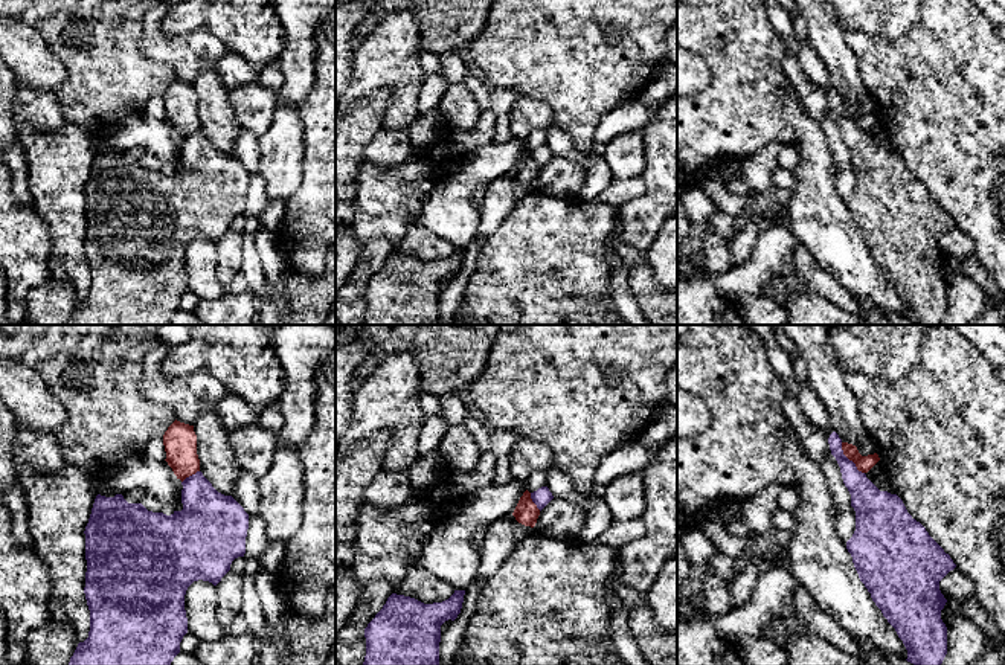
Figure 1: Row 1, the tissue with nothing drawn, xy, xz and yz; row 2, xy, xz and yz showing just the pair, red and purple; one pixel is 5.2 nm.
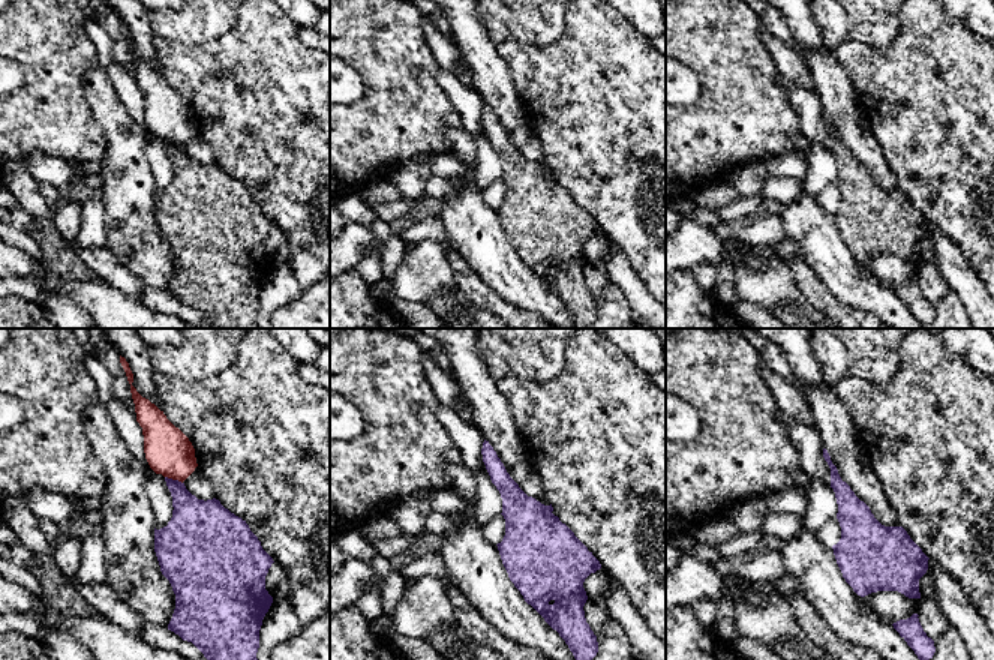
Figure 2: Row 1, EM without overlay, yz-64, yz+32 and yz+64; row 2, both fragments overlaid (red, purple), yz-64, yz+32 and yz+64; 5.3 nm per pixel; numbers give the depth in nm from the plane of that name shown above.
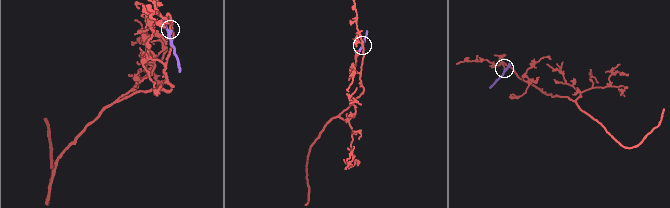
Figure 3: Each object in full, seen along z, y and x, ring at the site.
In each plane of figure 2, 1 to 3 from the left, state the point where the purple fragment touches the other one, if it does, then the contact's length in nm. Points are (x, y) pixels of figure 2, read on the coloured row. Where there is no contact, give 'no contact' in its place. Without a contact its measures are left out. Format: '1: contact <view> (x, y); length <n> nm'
1: contact yz-64 (174, 479); length 100 nm
2: no contact
3: no contact

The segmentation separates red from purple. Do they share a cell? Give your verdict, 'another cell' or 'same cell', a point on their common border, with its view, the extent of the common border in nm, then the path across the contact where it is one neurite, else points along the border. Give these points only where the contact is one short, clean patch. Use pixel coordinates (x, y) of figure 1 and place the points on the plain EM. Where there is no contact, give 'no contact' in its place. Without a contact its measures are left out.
another cell; meets red in yz at (850, 118); contact 200 nm long; border along yz (841, 101), (842, 110), (863, 131)

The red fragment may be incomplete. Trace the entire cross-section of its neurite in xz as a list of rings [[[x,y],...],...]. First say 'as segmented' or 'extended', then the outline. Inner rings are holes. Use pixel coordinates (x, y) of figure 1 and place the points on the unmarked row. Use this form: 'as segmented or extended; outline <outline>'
as segmented; outline [[[526,148],[520,156],[512,174],[515,178],[525,185],[534,186],[540,174],[540,168],[531,157],[531,151]]]

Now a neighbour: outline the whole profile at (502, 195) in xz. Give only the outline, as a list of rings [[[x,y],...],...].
[[[512,172],[491,182],[482,201],[476,239],[493,235],[519,201],[534,192],[534,186],[519,182]]]

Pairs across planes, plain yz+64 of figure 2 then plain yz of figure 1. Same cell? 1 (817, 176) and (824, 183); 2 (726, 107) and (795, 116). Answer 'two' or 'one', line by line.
1: two
2: two

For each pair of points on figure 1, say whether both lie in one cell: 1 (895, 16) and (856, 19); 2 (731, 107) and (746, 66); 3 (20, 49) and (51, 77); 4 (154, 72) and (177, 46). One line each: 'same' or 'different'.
1: same
2: same
3: same
4: different

